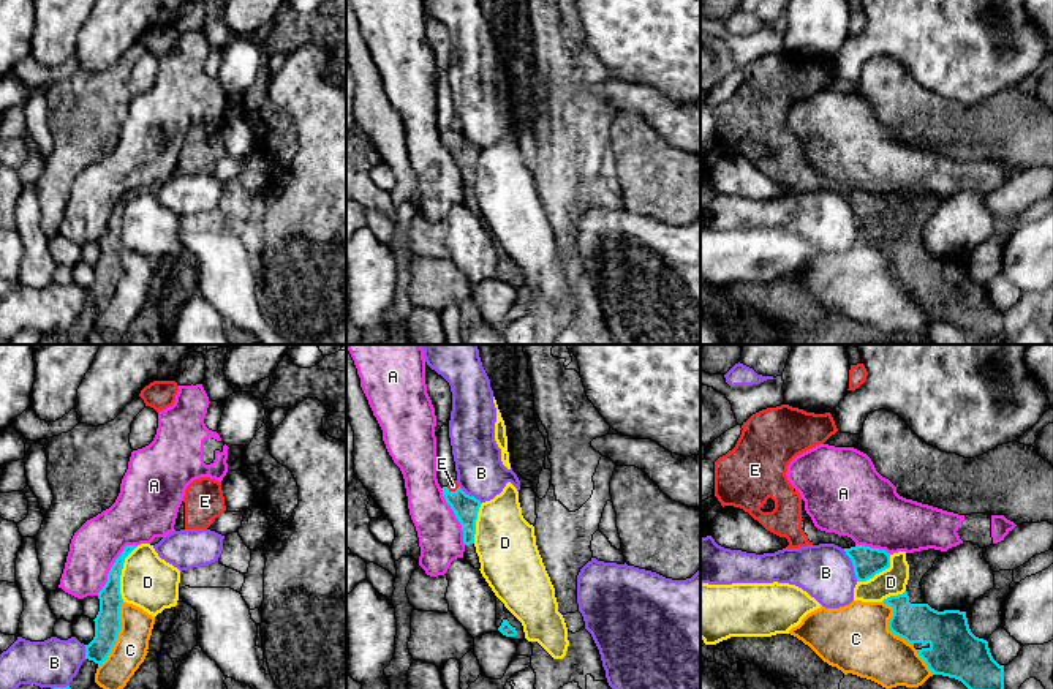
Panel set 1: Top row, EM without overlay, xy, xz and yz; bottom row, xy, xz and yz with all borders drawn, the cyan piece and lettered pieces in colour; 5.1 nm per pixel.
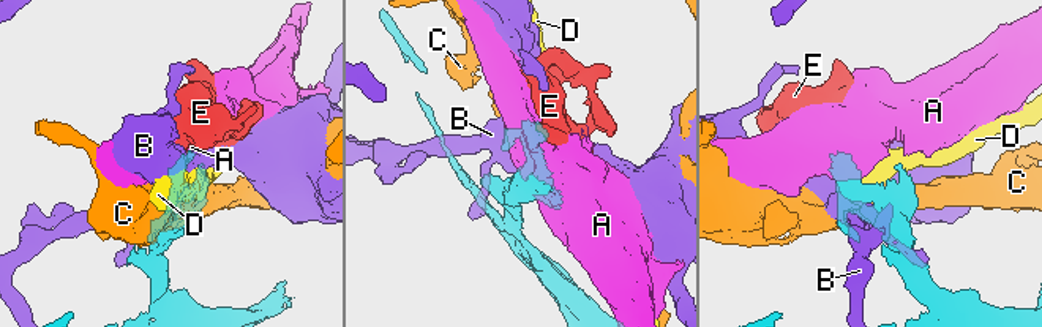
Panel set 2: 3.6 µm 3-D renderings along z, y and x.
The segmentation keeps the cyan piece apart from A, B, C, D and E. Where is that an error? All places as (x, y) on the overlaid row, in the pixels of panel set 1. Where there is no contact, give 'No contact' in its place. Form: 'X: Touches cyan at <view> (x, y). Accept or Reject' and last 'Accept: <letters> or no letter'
A: Touches cyan at xy (113, 566). Reject
B: Touches cyan at yz (852, 564). Reject
C: Touches cyan at xy (117, 634). Reject
D: Touches cyan at xy (120, 574). Reject
E: Touches cyan at xz (452, 492). Accept
Accept: E

